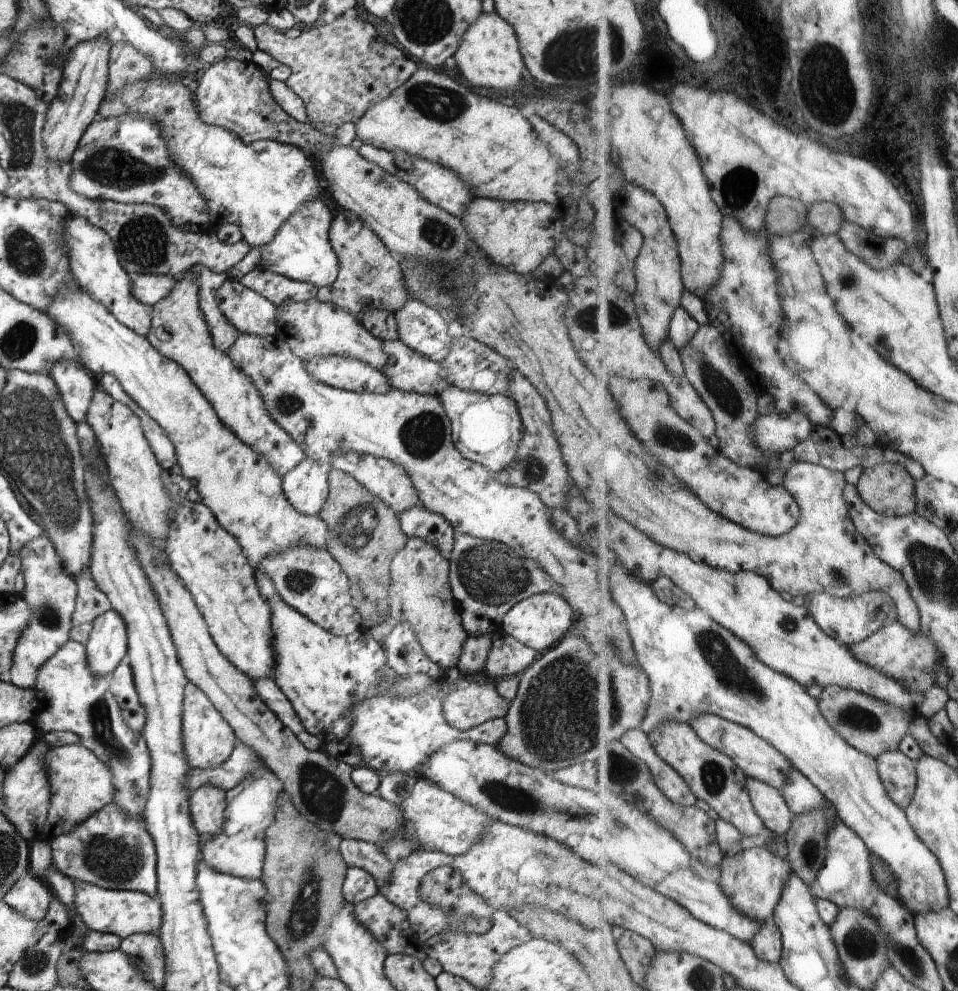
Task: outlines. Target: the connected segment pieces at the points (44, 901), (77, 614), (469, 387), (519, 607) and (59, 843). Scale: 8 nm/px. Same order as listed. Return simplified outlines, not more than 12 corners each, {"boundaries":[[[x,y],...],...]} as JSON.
{"boundaries":[[[26,874],[4,895],[18,914],[40,922],[53,891]],[[81,571],[71,626],[92,623],[108,611],[108,598],[89,574]],[[468,336],[439,363],[447,385],[507,394],[510,361]],[[548,591],[517,602],[502,626],[538,654],[575,628],[572,607]],[[108,803],[52,836],[65,875],[157,898],[142,821]]]}

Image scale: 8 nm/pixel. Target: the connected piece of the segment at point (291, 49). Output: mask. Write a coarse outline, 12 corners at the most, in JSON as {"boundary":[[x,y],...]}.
{"boundary":[[354,13],[257,47],[312,124],[355,123],[418,66]]}

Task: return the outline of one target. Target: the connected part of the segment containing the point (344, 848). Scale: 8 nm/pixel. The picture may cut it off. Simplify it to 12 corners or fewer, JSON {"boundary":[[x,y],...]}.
{"boundary":[[342,839],[348,868],[375,878],[378,888],[393,877],[394,864],[374,843]]}

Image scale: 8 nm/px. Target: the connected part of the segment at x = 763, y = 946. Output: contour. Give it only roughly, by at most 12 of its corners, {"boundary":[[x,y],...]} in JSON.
{"boundary":[[775,920],[753,938],[765,961],[781,963],[785,934]]}

